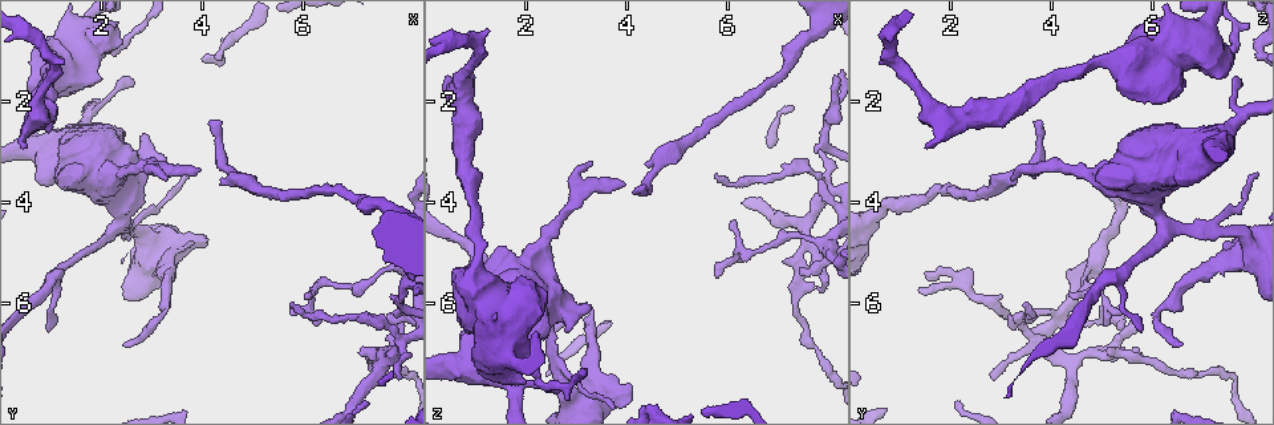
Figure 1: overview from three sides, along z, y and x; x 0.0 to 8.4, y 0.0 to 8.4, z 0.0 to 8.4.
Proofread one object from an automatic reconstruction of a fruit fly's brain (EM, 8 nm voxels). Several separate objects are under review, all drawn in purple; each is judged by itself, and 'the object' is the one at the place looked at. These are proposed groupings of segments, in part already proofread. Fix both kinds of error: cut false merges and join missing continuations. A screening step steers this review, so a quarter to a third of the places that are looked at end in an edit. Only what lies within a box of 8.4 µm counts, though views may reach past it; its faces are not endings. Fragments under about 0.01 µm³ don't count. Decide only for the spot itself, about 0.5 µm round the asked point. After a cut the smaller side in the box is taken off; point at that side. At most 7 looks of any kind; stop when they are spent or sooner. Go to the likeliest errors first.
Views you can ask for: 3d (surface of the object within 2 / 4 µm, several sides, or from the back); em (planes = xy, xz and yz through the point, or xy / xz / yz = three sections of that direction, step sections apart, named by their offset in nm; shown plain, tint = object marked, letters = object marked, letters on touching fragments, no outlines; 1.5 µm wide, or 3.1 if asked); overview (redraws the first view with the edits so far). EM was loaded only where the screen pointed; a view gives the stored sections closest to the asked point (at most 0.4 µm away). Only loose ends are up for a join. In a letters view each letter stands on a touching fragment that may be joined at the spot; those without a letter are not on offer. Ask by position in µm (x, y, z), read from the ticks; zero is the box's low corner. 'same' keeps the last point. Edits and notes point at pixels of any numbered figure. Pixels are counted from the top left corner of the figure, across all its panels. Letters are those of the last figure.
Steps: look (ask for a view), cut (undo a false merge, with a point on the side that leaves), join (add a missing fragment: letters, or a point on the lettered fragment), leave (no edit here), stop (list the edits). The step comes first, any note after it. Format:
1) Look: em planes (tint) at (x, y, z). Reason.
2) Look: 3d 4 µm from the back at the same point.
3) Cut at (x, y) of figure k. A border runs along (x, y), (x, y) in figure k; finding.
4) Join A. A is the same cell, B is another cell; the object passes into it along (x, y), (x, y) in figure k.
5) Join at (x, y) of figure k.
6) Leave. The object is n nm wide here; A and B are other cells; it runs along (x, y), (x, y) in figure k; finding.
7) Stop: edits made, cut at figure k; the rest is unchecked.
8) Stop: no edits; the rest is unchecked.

Look: em planes (letters) at (6.35, 6.40, 5.15). An open end.

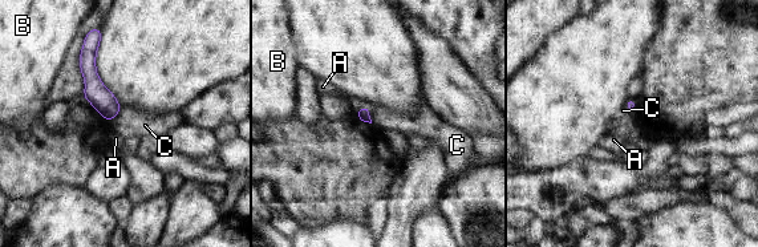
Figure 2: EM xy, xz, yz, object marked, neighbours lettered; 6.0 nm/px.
Leave. A, B and C are other cells; it runs along (94, 43), (89, 75), (110, 116) in figure 2; no lettered fragment goes on from it.

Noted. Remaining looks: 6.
Look: em planes (letters) at (2.90, 2.70, 6.50). Free end.

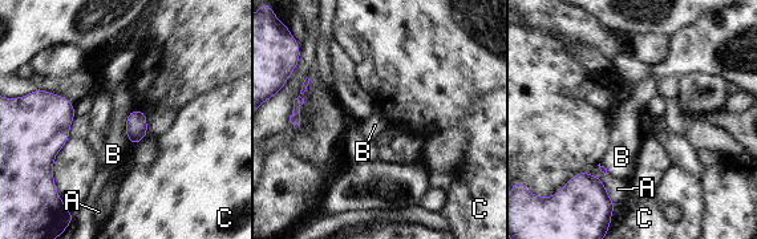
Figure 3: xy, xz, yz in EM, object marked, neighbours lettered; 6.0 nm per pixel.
Leave. The longest contact is with A, 280 nm; A, B and C are other cells; no lettered fragment goes on from it.

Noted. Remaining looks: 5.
Look: 3d 2 µm at (3.40, 3.50, 3.25). Branch stops here.

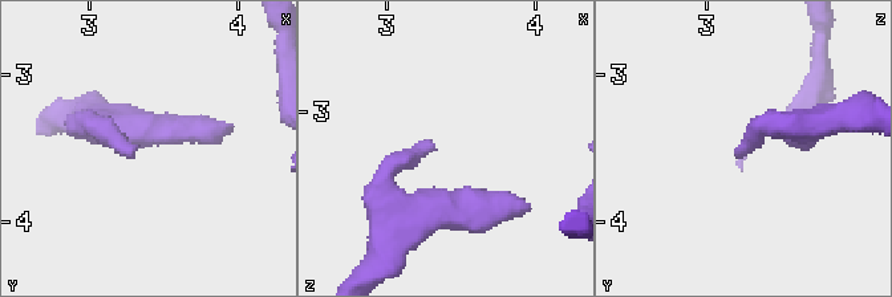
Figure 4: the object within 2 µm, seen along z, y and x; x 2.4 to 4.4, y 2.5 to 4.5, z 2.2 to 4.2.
Look: em planes (tint) at (3.32, 3.48, 3.24).

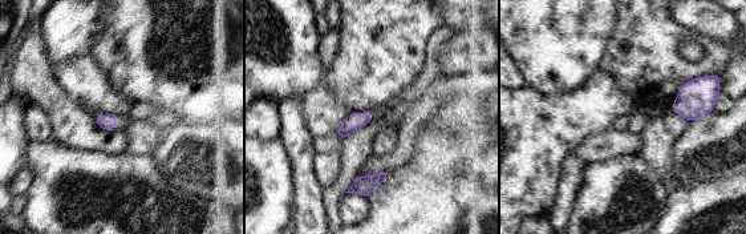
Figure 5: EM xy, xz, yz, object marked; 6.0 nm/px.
Look: em planes (letters) at the same point.

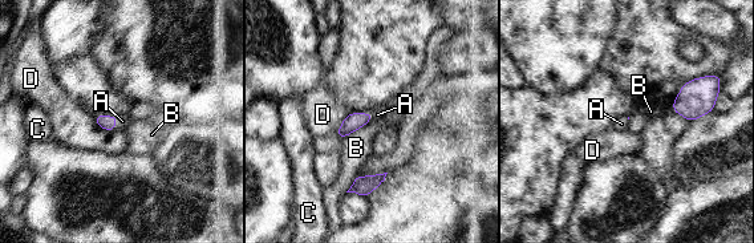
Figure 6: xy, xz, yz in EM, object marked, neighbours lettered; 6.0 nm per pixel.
Join A. A is the same cell, B, C and D are other cells; the object passes into it along (108, 122), (116, 122), (122, 121) in figure 6; it goes on there.

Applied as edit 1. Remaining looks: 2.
Stop: edits made, join at figure 6; the rest is unchecked.

